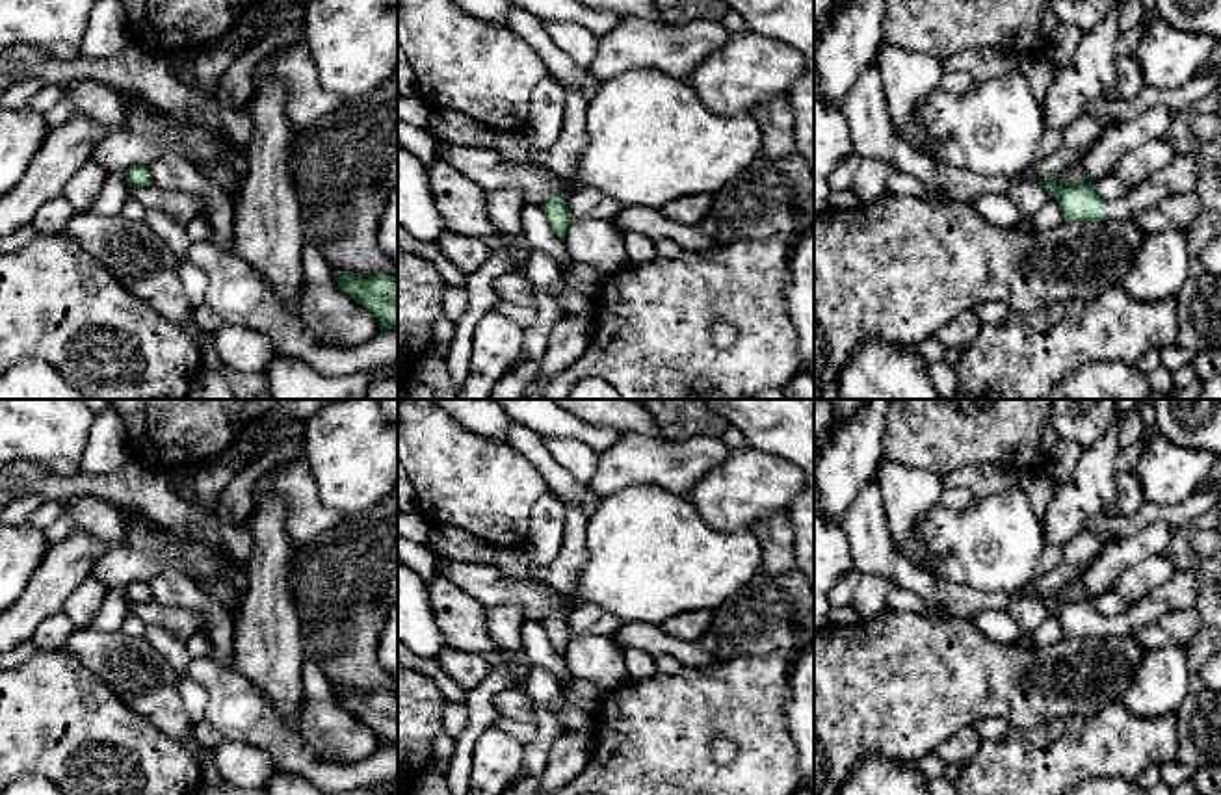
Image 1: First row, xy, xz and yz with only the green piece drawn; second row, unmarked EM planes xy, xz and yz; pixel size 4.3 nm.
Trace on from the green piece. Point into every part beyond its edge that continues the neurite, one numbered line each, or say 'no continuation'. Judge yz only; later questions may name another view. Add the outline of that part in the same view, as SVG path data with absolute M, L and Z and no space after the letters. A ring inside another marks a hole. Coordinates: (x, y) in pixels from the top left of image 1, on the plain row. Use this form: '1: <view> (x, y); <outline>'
1: yz (1179, 591); M1175 572L1167 581L1149 591L1141 600L1111 619L1104 619L1102 632L1108 635L1132 633L1149 626L1167 613L1193 607L1199 591L1199 576L1195 572Z

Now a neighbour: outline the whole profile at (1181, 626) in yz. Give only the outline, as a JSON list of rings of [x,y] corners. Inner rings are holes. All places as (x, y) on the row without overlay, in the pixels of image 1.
[[[1186,607],[1163,615],[1156,622],[1134,630],[1130,635],[1145,648],[1160,648],[1167,645],[1188,646],[1202,628],[1197,607]]]

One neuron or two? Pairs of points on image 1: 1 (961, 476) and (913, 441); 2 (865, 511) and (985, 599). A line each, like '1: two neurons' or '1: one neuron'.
1: two neurons
2: one neuron

